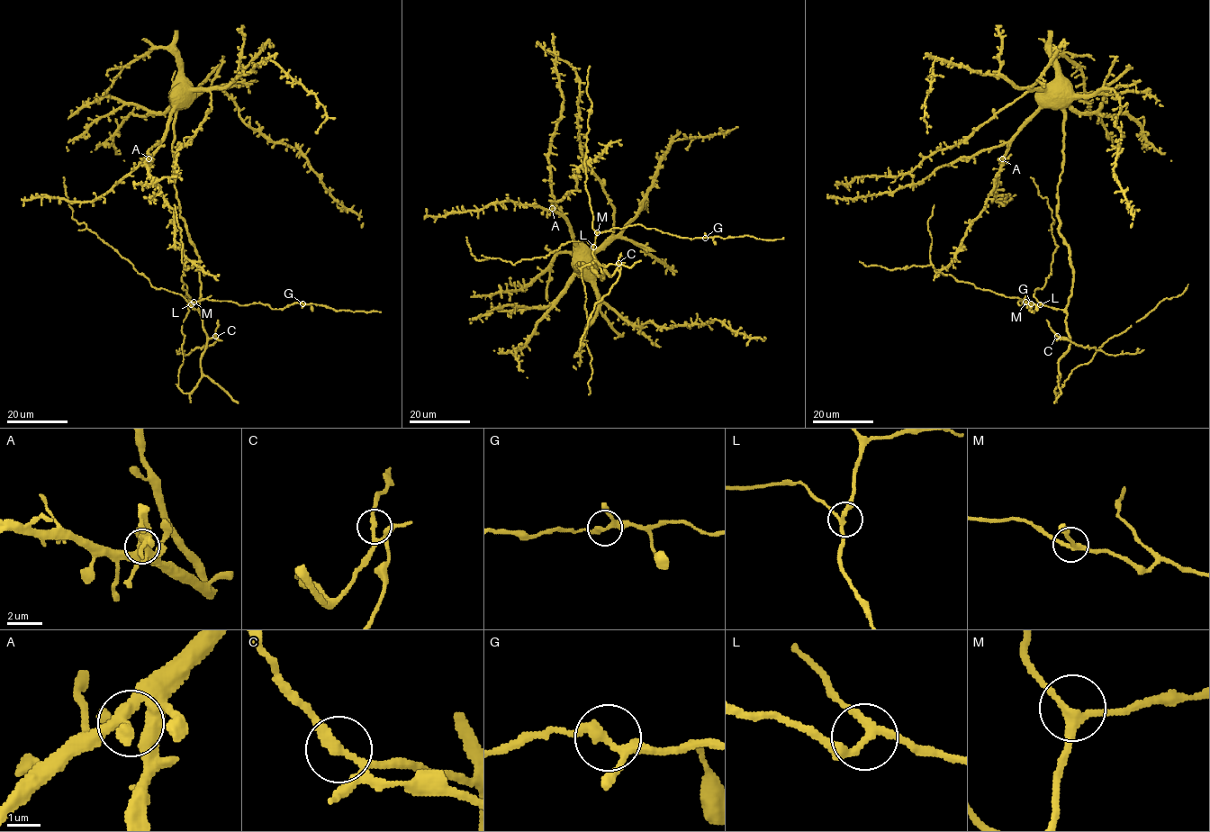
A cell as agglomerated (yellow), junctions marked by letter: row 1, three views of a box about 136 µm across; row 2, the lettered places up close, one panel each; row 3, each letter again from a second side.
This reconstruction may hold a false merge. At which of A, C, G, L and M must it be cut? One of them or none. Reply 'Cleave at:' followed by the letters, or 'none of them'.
Cleave at: none of them

